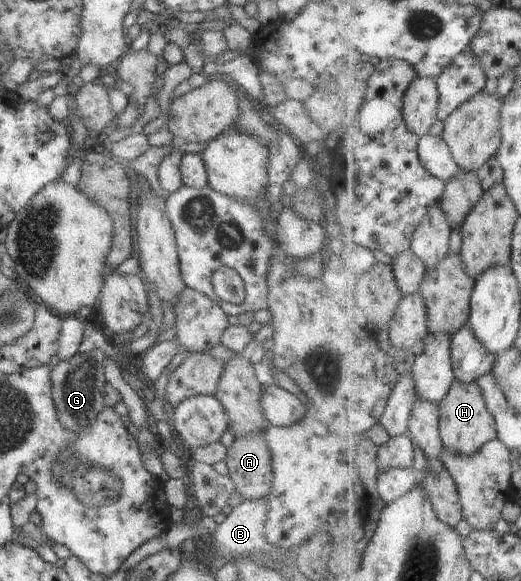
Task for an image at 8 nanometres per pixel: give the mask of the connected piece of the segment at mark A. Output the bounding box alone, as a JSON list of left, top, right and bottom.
[227,434,274,500]

